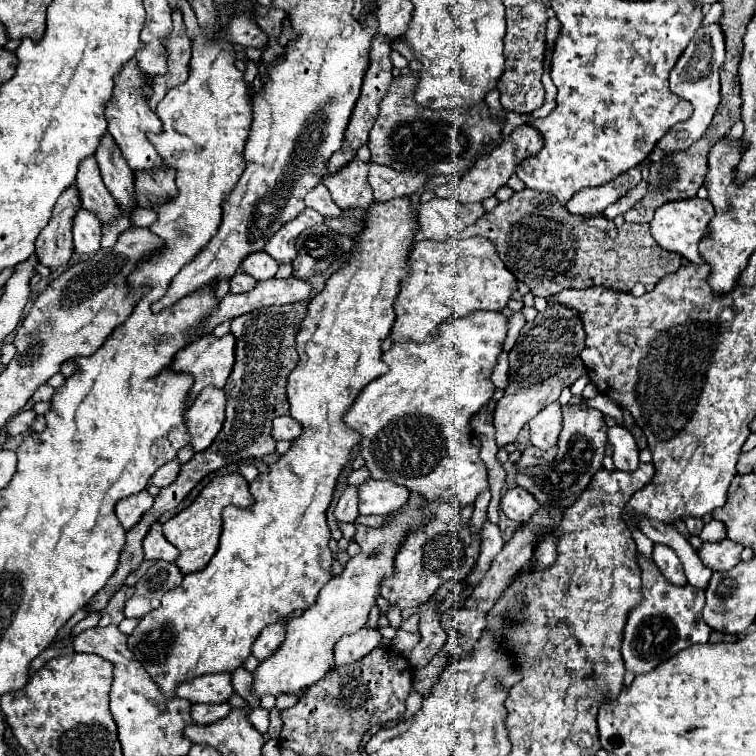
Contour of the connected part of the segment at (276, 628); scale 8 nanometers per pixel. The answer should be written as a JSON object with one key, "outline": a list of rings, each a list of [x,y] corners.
{"outline":[[[274,623],[274,625],[264,627],[264,631],[258,635],[256,643],[252,645],[252,655],[258,661],[264,661],[266,657],[270,657],[282,645],[284,637],[286,637],[286,631],[284,631],[282,623]]]}

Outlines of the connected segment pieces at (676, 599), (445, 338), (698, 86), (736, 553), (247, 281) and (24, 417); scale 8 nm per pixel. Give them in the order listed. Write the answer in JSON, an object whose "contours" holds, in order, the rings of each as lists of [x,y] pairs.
{"contours":[[[[636,553],[636,561],[642,569],[644,599],[640,605],[636,605],[628,613],[620,653],[624,659],[626,671],[632,671],[634,675],[642,675],[654,669],[658,663],[674,657],[682,649],[688,649],[696,643],[708,643],[712,629],[702,621],[704,589],[698,589],[692,585],[682,585],[682,587],[672,585],[670,581],[666,581],[666,577],[662,577],[654,561],[644,557],[642,553]]],[[[482,311],[482,313],[466,315],[462,319],[448,319],[448,321],[444,321],[444,325],[440,325],[438,337],[434,341],[430,341],[430,343],[412,343],[412,341],[408,341],[408,343],[394,343],[392,349],[382,355],[382,361],[390,367],[390,371],[386,375],[374,379],[372,383],[368,383],[362,389],[362,393],[356,397],[354,405],[350,407],[350,411],[344,417],[346,425],[350,425],[352,429],[356,429],[362,435],[360,455],[366,459],[366,467],[368,467],[368,471],[370,471],[370,475],[374,479],[386,479],[386,481],[392,481],[396,485],[402,485],[410,493],[420,493],[426,501],[450,501],[450,503],[456,503],[460,507],[472,505],[476,501],[476,497],[488,487],[488,471],[486,471],[486,467],[484,467],[484,463],[482,463],[482,459],[478,455],[480,449],[470,443],[470,439],[472,439],[470,419],[486,405],[486,401],[496,391],[496,387],[490,381],[490,375],[492,375],[492,369],[498,363],[498,355],[502,351],[502,343],[506,339],[506,335],[508,335],[508,317],[502,315],[502,313],[496,313],[496,311]]],[[[712,23],[708,27],[700,27],[696,31],[696,35],[692,37],[692,41],[688,43],[686,51],[682,53],[682,57],[676,61],[674,69],[670,71],[670,91],[674,95],[682,97],[684,101],[690,101],[690,105],[694,107],[694,113],[692,113],[690,119],[674,125],[674,129],[670,129],[670,133],[666,133],[666,137],[662,137],[662,141],[658,141],[658,145],[656,145],[658,149],[662,149],[662,151],[684,151],[704,135],[704,131],[712,123],[712,117],[714,117],[716,107],[720,103],[718,71],[722,69],[724,57],[726,57],[724,35],[722,35],[718,23]]],[[[724,539],[718,543],[704,543],[702,549],[698,551],[698,557],[712,571],[728,571],[740,563],[740,551],[742,545]]],[[[236,273],[230,281],[230,293],[246,293],[250,289],[254,289],[256,279],[246,275],[246,273]]],[[[32,409],[18,413],[18,415],[16,415],[8,425],[6,425],[8,435],[22,435],[22,433],[26,433],[26,431],[30,429],[30,425],[32,425],[34,417],[36,417],[36,413],[34,413]]]]}

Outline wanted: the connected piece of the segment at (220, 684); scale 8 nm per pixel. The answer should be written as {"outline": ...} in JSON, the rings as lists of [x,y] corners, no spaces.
{"outline":[[[230,673],[202,675],[178,685],[176,689],[178,697],[188,699],[192,703],[224,703],[232,693],[234,691],[232,691]]]}

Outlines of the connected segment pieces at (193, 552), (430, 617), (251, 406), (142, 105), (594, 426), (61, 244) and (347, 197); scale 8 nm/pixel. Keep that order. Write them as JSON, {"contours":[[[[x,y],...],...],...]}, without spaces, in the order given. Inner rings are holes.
{"contours":[[[[228,473],[228,475],[216,475],[196,497],[196,501],[186,507],[184,511],[180,511],[178,515],[174,515],[170,521],[166,521],[162,525],[166,539],[180,549],[180,557],[176,559],[176,565],[180,567],[180,571],[192,573],[192,571],[200,571],[208,565],[208,561],[212,559],[212,555],[218,549],[218,539],[220,539],[220,531],[222,531],[222,509],[226,505],[236,505],[236,507],[248,507],[254,503],[254,497],[248,491],[248,481],[240,475],[240,473]]],[[[426,601],[420,609],[418,609],[418,617],[420,617],[420,635],[422,641],[412,649],[408,661],[414,669],[422,669],[430,663],[430,659],[444,647],[446,641],[446,633],[440,625],[440,615],[438,615],[438,605],[440,603],[432,603]]],[[[302,301],[302,303],[294,303],[294,305],[264,307],[264,309],[258,309],[258,311],[252,311],[252,313],[246,313],[246,315],[232,319],[230,331],[236,337],[236,363],[234,363],[232,375],[228,377],[228,383],[224,385],[224,391],[228,397],[224,427],[208,449],[196,453],[188,463],[182,465],[178,479],[160,491],[160,495],[154,501],[154,507],[150,511],[146,511],[142,515],[140,523],[136,523],[126,533],[126,547],[120,555],[118,569],[114,571],[110,581],[96,593],[96,597],[88,601],[90,613],[102,611],[106,607],[108,599],[124,585],[124,579],[128,577],[128,573],[132,573],[140,567],[140,563],[144,559],[142,539],[146,537],[150,525],[154,521],[158,521],[158,517],[162,517],[166,511],[176,509],[176,505],[192,491],[192,487],[198,481],[202,481],[202,477],[206,477],[208,473],[216,471],[224,465],[238,463],[242,459],[254,459],[254,457],[260,459],[260,457],[276,451],[276,441],[270,435],[272,419],[276,419],[280,415],[288,415],[286,375],[298,363],[296,349],[294,349],[294,345],[296,345],[294,337],[296,337],[298,327],[304,317],[306,317],[306,303]]],[[[130,59],[118,71],[118,77],[114,77],[114,93],[112,93],[112,99],[106,103],[106,119],[108,119],[108,131],[116,139],[118,147],[122,149],[122,155],[128,161],[132,171],[146,171],[152,167],[162,167],[160,155],[156,153],[154,145],[146,137],[148,131],[160,133],[162,121],[150,109],[148,97],[142,97],[142,69],[138,69],[138,61]]],[[[566,405],[562,407],[564,427],[558,437],[558,453],[552,463],[534,465],[530,469],[520,471],[516,467],[514,481],[518,487],[526,489],[540,505],[560,505],[562,509],[574,505],[578,495],[588,487],[590,479],[602,469],[604,459],[604,443],[606,443],[606,423],[598,409],[582,407],[582,405]]],[[[72,183],[62,197],[58,197],[54,205],[54,213],[50,223],[42,229],[36,239],[36,255],[38,261],[50,269],[58,269],[68,265],[74,247],[72,247],[72,221],[74,215],[80,211],[80,197],[78,189]]],[[[352,159],[338,173],[324,175],[322,183],[328,187],[334,203],[342,211],[350,207],[366,209],[374,201],[372,189],[368,183],[368,163],[360,159]]]]}

